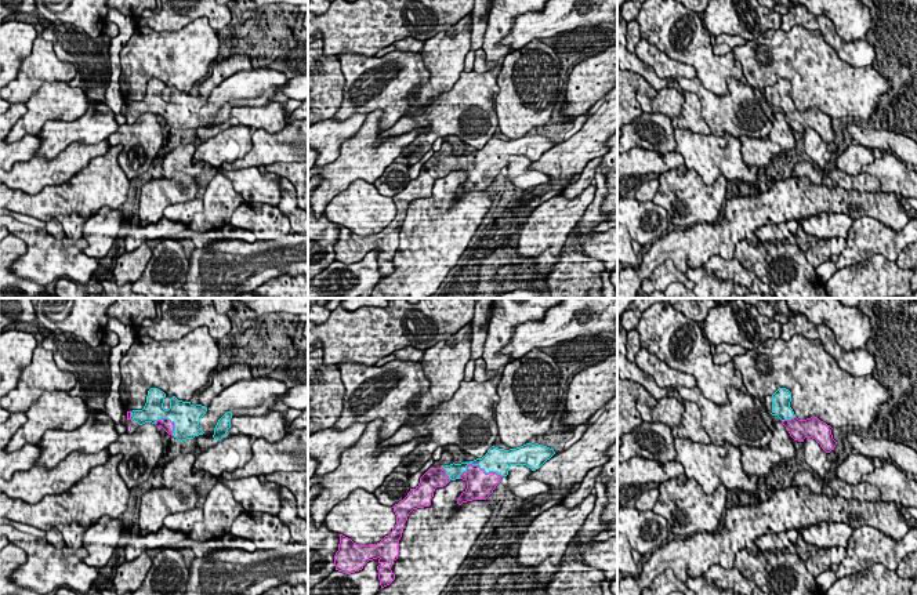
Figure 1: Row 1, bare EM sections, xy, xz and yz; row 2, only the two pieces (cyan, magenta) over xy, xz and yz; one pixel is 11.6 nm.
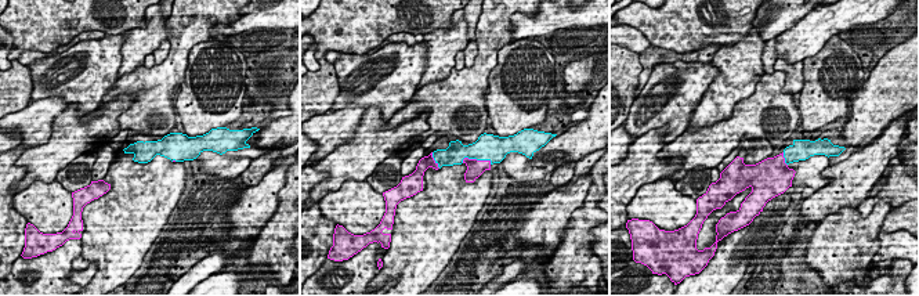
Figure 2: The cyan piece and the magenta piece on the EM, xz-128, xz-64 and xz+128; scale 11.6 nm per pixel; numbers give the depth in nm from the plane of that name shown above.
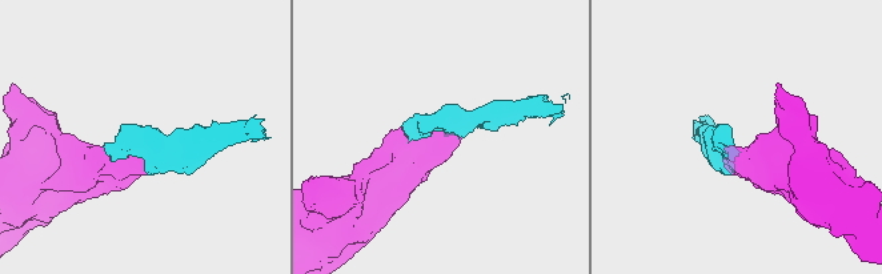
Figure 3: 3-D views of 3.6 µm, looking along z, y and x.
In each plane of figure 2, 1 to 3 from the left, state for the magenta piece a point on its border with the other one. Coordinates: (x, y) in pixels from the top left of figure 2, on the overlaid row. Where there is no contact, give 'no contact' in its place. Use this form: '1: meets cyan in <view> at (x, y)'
1: meets cyan in xz-128 at (174, 159)
2: meets cyan in xz-64 at (477, 159)
3: meets cyan in xz+128 at (785, 159)

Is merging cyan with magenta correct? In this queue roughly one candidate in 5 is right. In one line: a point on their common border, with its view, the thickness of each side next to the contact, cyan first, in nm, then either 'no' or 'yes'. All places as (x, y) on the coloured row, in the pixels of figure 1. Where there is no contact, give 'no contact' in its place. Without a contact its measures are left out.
meets cyan in xz at (479, 467); 280 nm thick on the cyan side, 320 nm on the other; yes

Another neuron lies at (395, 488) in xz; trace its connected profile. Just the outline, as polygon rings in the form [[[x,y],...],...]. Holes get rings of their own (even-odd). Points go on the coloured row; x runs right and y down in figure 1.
[[[392,472],[385,478],[381,486],[374,490],[377,500],[388,507],[402,501],[410,491],[409,476],[400,472]]]

